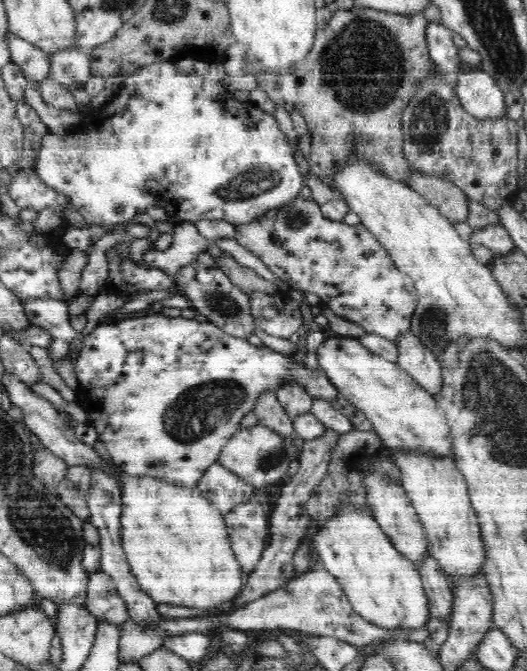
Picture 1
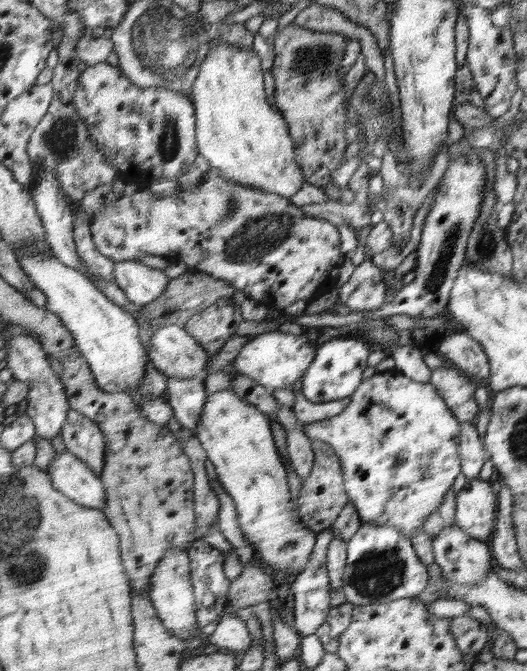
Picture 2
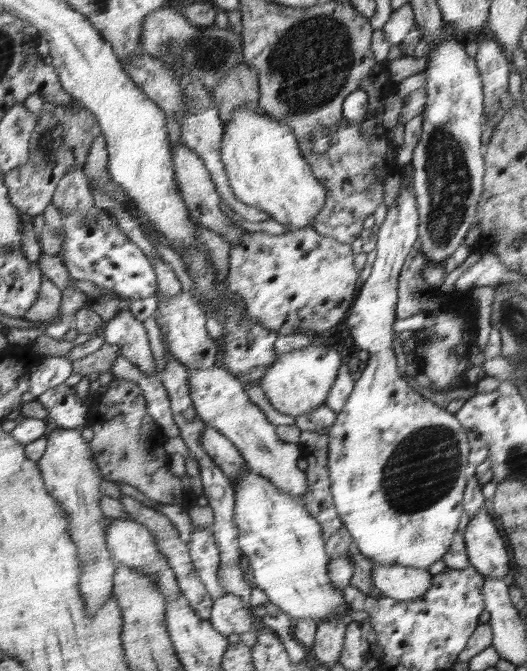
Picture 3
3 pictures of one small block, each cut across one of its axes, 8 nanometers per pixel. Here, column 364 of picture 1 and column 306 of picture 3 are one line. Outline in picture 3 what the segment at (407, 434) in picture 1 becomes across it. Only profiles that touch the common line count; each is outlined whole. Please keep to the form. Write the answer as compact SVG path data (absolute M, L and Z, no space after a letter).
M308 346L278 355L278 359L260 380L260 386L275 410L296 418L324 406L339 377L339 368L340 356L332 347Z

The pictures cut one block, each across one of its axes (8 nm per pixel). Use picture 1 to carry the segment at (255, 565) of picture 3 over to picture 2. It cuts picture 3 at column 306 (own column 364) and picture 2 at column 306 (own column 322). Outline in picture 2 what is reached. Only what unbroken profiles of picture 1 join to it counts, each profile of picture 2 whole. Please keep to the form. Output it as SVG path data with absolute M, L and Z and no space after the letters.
M221 390L207 395L207 402L204 404L196 431L195 438L205 450L208 460L214 464L222 489L232 499L238 513L240 530L245 540L255 550L255 556L260 556L262 564L270 566L274 572L280 570L284 575L298 576L308 564L318 534L302 522L299 510L292 506L290 488L286 484L286 470L276 454L266 415L260 413L253 404L242 401L234 391Z

